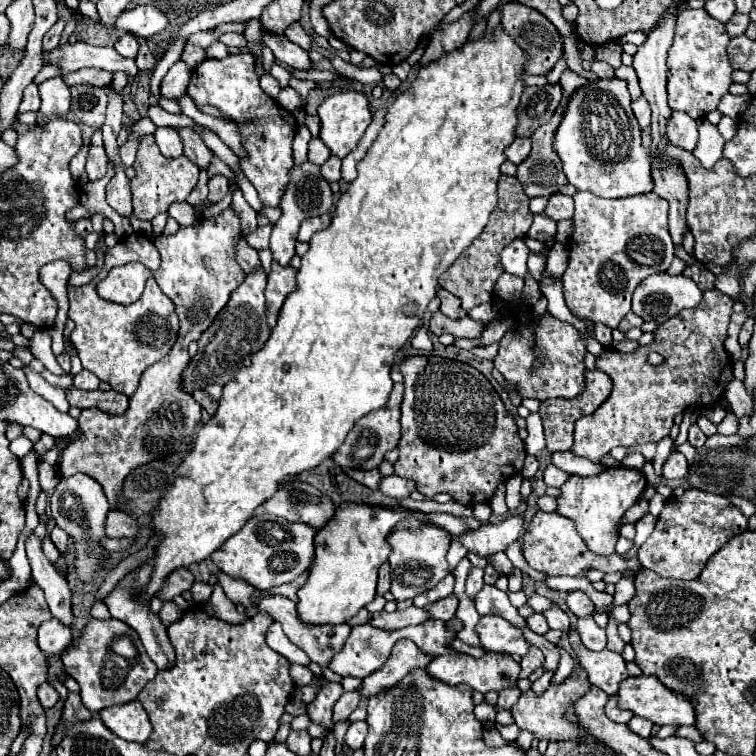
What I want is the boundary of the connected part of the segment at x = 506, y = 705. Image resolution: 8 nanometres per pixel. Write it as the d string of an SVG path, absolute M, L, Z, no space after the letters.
M514 687L510 691L500 691L498 701L494 705L496 707L496 713L502 711L502 709L512 709L512 705L518 701L518 697L520 697L520 689L518 687Z

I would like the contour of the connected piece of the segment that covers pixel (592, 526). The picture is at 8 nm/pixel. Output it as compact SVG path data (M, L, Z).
M608 467L594 477L570 475L570 479L562 485L562 497L558 499L558 513L574 519L578 533L590 547L590 551L598 555L612 555L618 539L620 519L624 511L638 501L642 491L646 489L646 479L640 471L628 467Z

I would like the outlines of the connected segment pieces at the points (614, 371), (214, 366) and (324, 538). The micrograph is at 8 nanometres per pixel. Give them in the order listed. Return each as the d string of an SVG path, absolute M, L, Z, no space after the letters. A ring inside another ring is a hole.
M706 289L702 291L702 301L694 309L686 309L678 313L674 319L668 319L654 331L654 341L650 345L638 347L632 353L620 353L612 347L606 347L602 355L596 357L596 367L604 373L610 375L614 387L610 397L588 417L582 417L576 423L576 439L572 453L588 457L590 461L598 463L606 453L610 453L618 445L638 445L638 443L650 443L650 441L660 441L668 437L674 417L680 411L686 411L692 405L698 407L708 407L712 403L718 403L720 397L724 397L726 385L734 379L732 373L732 361L724 349L724 339L726 339L726 329L730 323L732 315L732 299L728 295L722 295L718 289ZM650 351L656 351L664 357L662 365L650 365L646 361L646 355Z
M260 267L254 275L248 275L244 283L232 293L230 303L220 311L218 319L202 333L198 339L198 353L192 357L188 367L182 371L182 391L192 395L196 389L204 389L206 385L226 385L234 379L238 369L250 365L250 357L264 347L270 337L270 327L266 323L266 273Z
M344 501L326 525L314 537L314 563L306 585L298 591L298 613L304 623L310 625L338 625L346 623L350 615L356 615L366 603L376 597L378 569L388 561L392 547L386 543L388 533L410 511L392 511L380 505Z

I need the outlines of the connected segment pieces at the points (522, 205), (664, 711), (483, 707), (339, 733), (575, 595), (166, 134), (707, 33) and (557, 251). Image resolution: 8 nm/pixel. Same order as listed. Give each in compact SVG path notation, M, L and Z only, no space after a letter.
M500 175L500 179L498 179L498 205L490 213L488 225L474 239L474 243L440 277L440 285L462 299L462 309L468 309L468 307L474 307L474 305L480 305L480 303L486 303L492 299L494 283L496 283L498 275L504 273L502 267L498 267L498 251L502 251L502 247L506 247L506 243L510 243L518 237L524 237L532 225L532 213L528 209L528 201L530 199L524 193L524 189L516 177Z
M640 675L640 677L624 679L620 691L616 693L616 699L618 699L618 705L622 709L630 709L634 715L646 717L646 719L650 719L656 725L678 725L680 727L680 725L694 725L696 723L694 707L688 701L688 697L668 689L666 685L662 685L658 677Z
M480 703L480 705L476 705L476 707L474 707L474 715L476 715L476 719L478 719L482 725L492 725L494 719L496 719L496 715L494 715L494 707L488 705L488 703Z
M347 719L344 722L338 722L334 725L333 731L336 737L336 748L335 748L336 754L342 753L344 737L345 737L346 731L350 726L350 723L351 722Z
M572 591L572 593L568 593L566 605L568 605L568 609L570 609L576 617L588 617L588 615L592 615L592 611L594 611L592 601L590 601L588 595L582 593L582 591Z
M174 127L156 129L154 139L164 157L180 157L182 155L182 139Z
M690 9L682 11L676 21L676 33L672 47L668 49L668 103L670 109L682 111L690 115L692 119L702 119L706 113L714 111L722 99L722 95L728 93L728 87L732 85L732 65L726 55L726 47L730 43L730 35L726 35L726 25L712 19L704 9Z
M556 243L548 253L544 275L550 279L560 279L560 275L566 271L566 265L568 265L568 249L566 245Z

